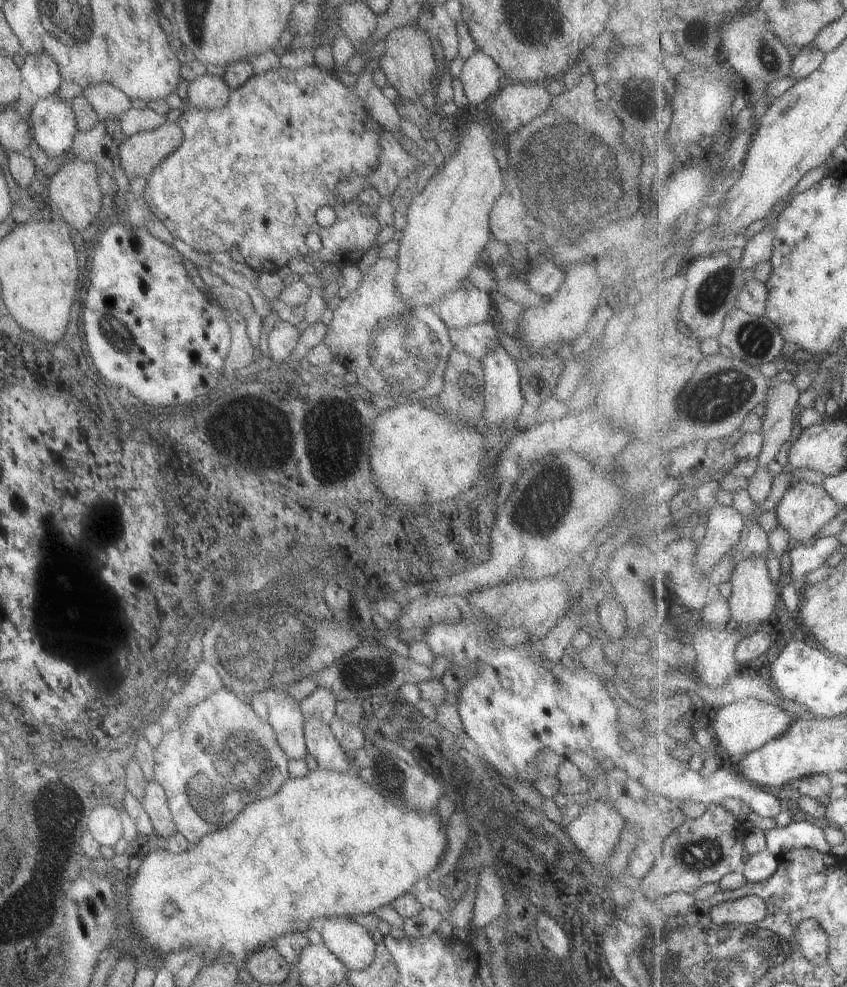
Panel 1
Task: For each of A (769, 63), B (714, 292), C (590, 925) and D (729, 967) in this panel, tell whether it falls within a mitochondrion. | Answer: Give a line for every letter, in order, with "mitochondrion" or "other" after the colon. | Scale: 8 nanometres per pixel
A: mitochondrion
B: mitochondrion
C: other
D: mitochondrion

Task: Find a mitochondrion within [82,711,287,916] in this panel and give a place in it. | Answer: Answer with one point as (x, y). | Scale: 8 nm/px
(241, 765)

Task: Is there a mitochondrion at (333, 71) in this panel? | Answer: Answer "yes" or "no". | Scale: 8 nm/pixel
no

